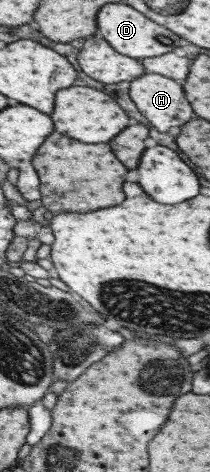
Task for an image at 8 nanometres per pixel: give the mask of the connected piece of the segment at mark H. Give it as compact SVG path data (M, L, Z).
M144 73L130 82L130 100L150 126L160 133L172 126L182 126L192 118L190 104L182 94L180 84L164 76L154 76L154 73Z

